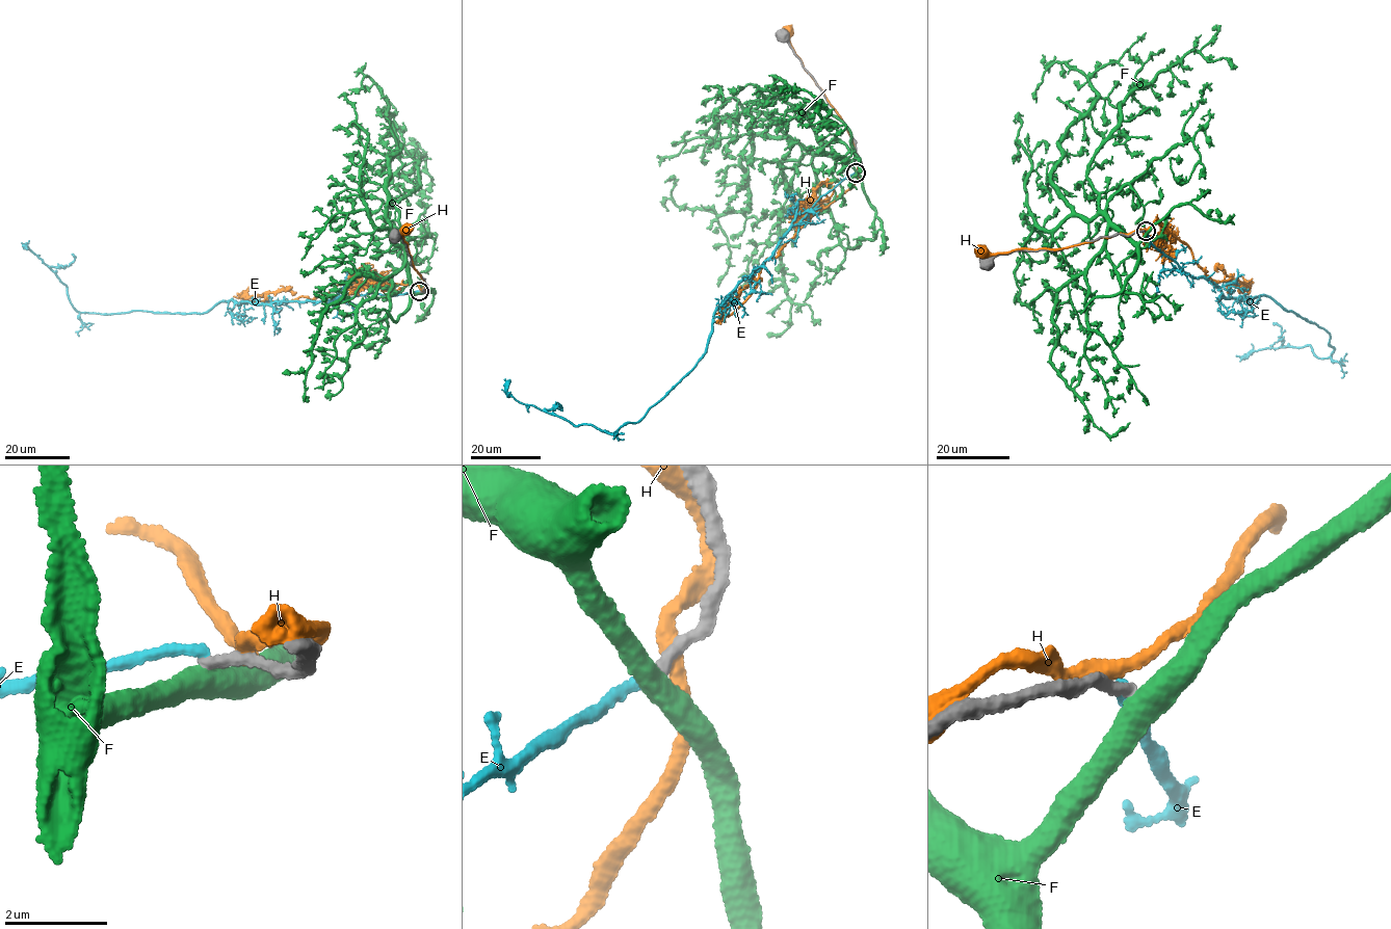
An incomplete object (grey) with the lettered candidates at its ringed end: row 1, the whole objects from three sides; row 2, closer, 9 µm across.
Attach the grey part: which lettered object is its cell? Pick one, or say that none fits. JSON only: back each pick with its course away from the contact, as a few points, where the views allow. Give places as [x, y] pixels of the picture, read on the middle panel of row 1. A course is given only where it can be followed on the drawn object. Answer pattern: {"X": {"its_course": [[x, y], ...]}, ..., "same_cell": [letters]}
{"same_cell": []}

